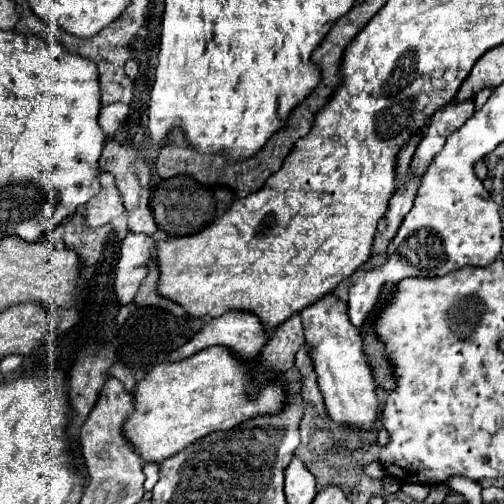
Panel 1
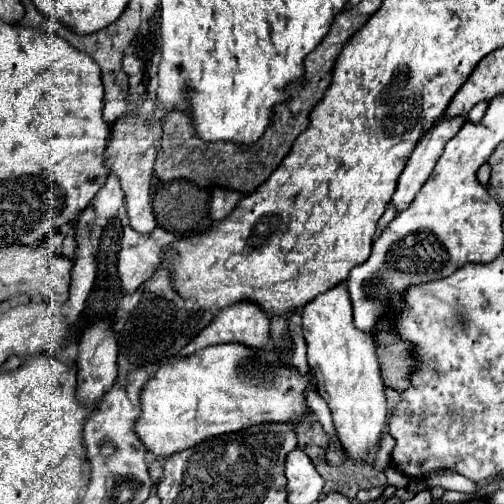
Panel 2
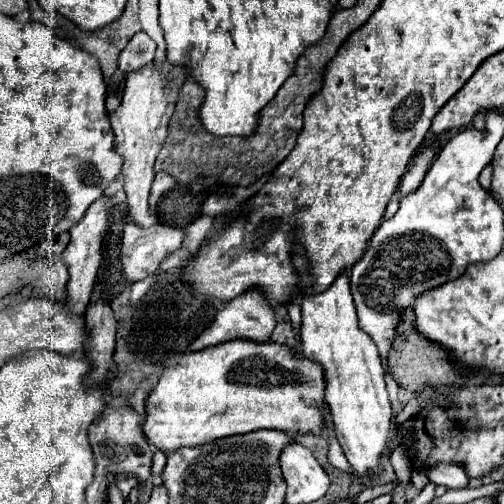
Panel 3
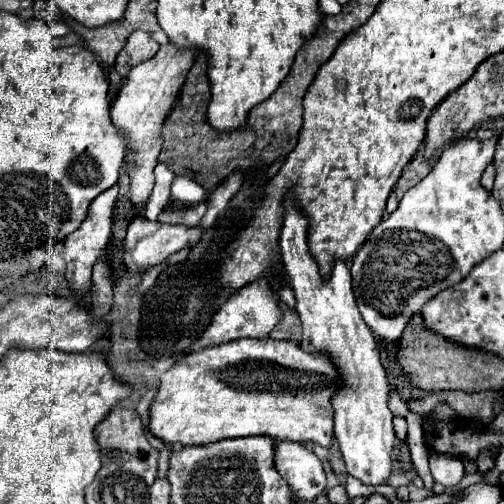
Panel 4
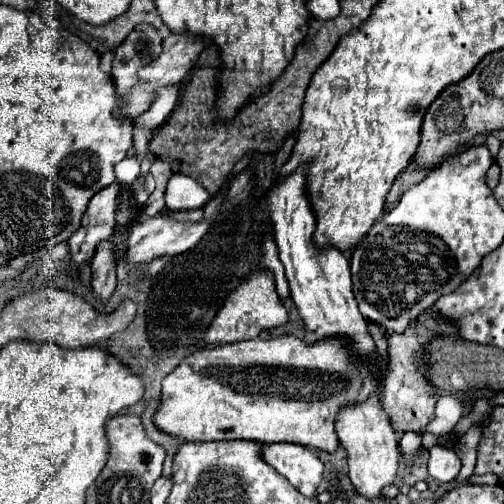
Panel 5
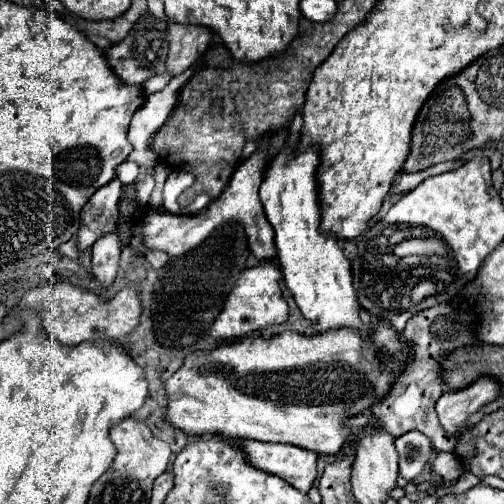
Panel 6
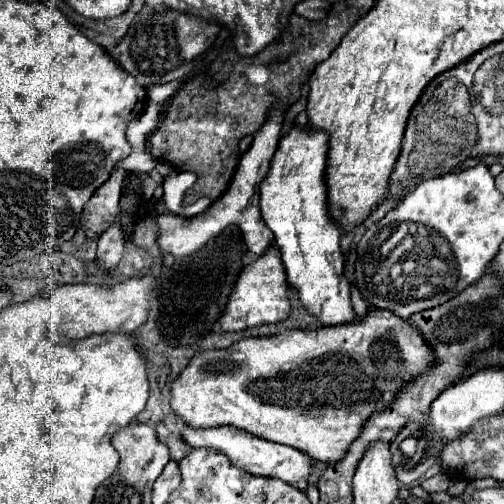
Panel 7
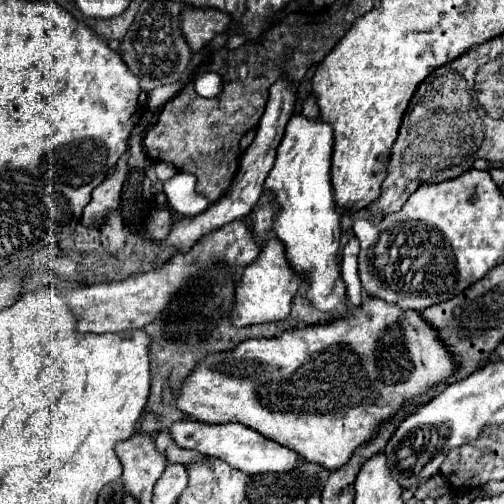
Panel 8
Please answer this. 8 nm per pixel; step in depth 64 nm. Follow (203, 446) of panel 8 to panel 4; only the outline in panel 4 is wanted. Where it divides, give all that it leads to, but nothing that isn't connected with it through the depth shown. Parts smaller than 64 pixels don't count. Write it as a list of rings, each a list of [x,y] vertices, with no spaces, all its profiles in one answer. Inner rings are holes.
[[[280,442],[274,452],[274,462],[280,476],[288,482],[290,492],[298,500],[316,500],[326,492],[326,474],[322,462],[306,444]]]

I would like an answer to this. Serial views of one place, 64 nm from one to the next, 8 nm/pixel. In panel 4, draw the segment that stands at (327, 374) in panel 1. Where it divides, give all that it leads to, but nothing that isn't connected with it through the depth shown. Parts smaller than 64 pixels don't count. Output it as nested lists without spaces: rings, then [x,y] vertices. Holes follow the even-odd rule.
[[[286,196],[286,210],[284,210],[284,226],[282,226],[282,234],[280,234],[280,250],[282,250],[282,258],[284,258],[284,266],[286,266],[286,274],[290,278],[292,290],[296,294],[296,310],[298,316],[302,320],[302,342],[300,346],[306,352],[324,352],[340,378],[340,388],[336,390],[336,394],[332,396],[332,408],[334,408],[334,436],[338,440],[338,446],[342,450],[346,468],[352,476],[356,476],[360,482],[364,484],[384,484],[392,472],[392,456],[394,456],[394,444],[396,444],[396,434],[394,434],[394,426],[392,426],[392,412],[388,408],[388,382],[386,382],[386,372],[380,364],[380,352],[376,350],[376,340],[372,340],[372,332],[368,332],[368,326],[364,324],[364,320],[360,320],[360,312],[356,308],[356,300],[352,294],[352,282],[350,282],[350,272],[348,266],[344,262],[336,262],[334,270],[330,274],[330,280],[322,280],[320,272],[318,272],[318,264],[312,258],[312,254],[308,252],[308,244],[306,244],[306,226],[308,226],[308,218],[304,218],[304,214],[300,214],[294,204],[292,204],[292,196]]]

